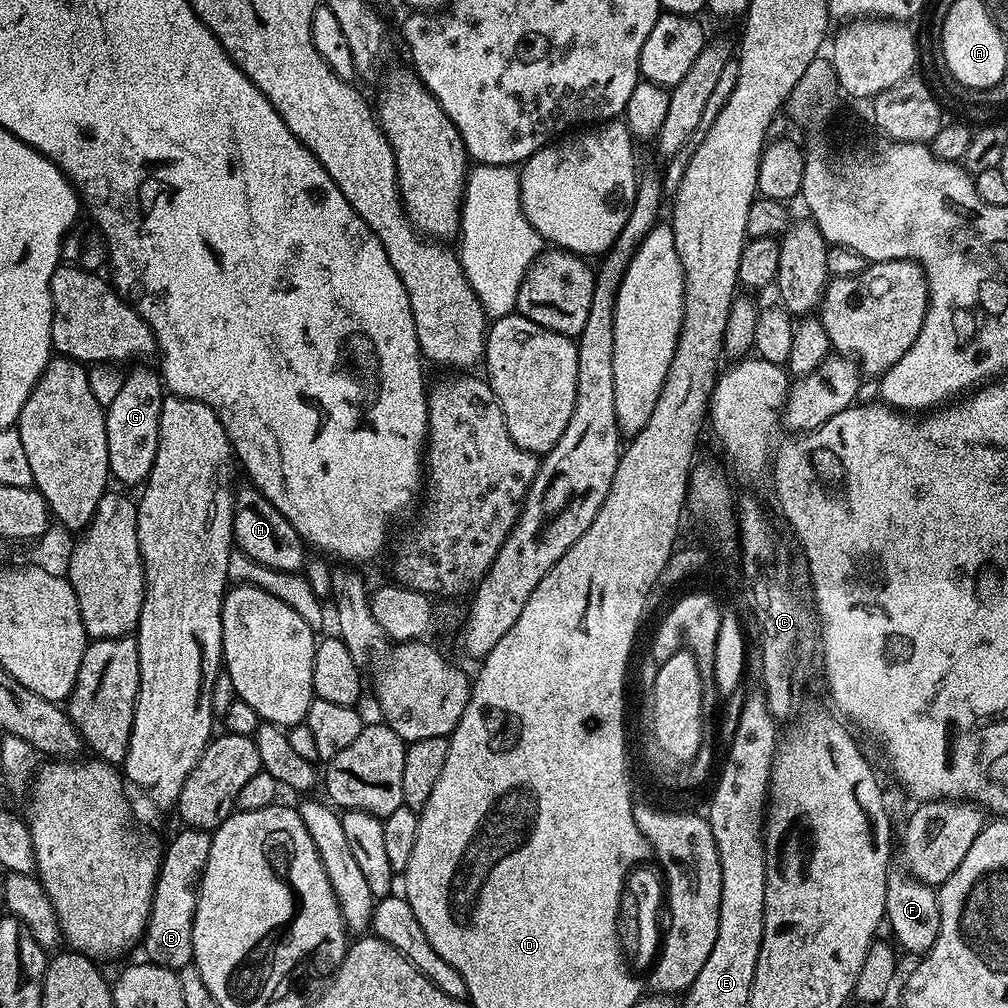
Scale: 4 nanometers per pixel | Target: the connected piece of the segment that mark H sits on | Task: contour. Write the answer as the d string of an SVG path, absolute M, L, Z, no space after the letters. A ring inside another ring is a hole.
M245 486L236 492L232 535L237 549L270 570L299 573L305 567L306 545L303 538L257 488Z

